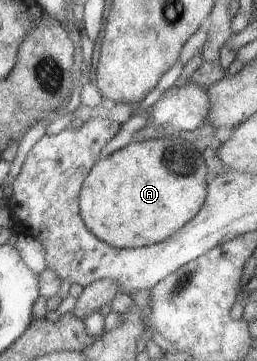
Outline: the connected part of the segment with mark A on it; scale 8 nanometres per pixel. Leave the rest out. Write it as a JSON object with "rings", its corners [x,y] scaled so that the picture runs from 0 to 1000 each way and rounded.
{"rings":[[[693,374],[553,393],[514,388],[428,432],[381,440],[350,463],[304,543],[311,607],[377,665],[451,690],[521,690],[626,670],[739,612],[786,573],[805,548],[802,482],[805,465],[782,424]]]}

